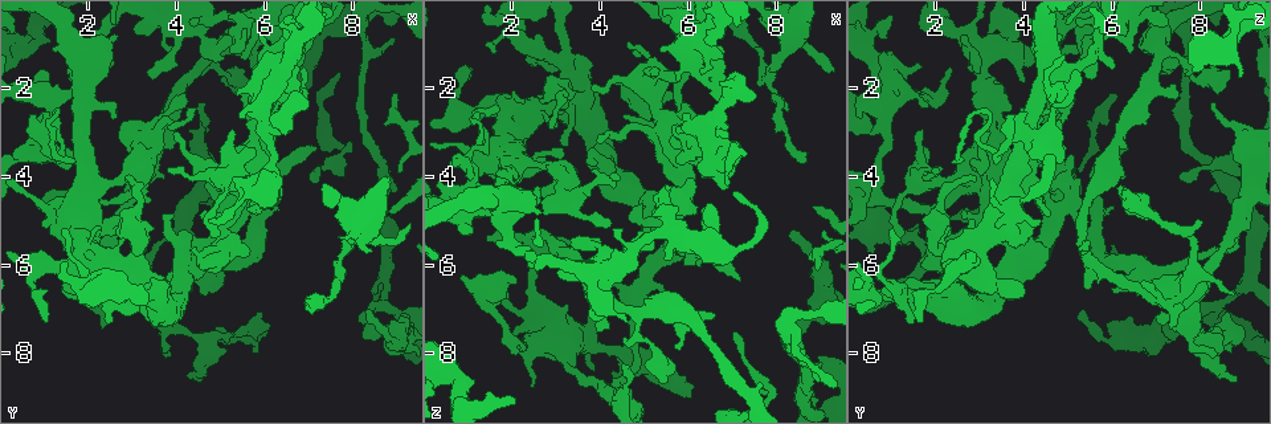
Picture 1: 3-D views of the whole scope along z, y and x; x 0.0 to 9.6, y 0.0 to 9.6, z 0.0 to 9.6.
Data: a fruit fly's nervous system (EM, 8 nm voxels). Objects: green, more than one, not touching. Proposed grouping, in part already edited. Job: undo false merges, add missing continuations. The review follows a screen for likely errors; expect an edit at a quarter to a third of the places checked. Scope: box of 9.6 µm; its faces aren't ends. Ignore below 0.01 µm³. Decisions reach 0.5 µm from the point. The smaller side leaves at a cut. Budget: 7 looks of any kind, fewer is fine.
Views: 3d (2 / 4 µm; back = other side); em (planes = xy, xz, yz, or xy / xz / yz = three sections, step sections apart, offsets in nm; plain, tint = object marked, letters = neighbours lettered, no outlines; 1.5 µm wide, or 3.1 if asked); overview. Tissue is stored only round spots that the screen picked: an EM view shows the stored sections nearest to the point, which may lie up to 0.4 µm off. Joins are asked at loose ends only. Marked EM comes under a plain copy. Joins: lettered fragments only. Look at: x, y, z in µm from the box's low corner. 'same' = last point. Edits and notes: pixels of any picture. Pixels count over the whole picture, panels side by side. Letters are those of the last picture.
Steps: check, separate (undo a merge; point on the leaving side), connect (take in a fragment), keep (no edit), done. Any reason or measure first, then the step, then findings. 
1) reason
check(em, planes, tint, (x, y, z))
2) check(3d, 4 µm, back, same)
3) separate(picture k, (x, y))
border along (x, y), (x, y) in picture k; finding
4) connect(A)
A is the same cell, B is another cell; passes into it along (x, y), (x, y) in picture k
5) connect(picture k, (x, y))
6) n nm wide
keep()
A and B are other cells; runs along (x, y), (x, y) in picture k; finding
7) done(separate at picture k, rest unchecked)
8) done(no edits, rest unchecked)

branch stops here
check(em, xz, step 8, letters, (6.30, 4.75, 6.10))

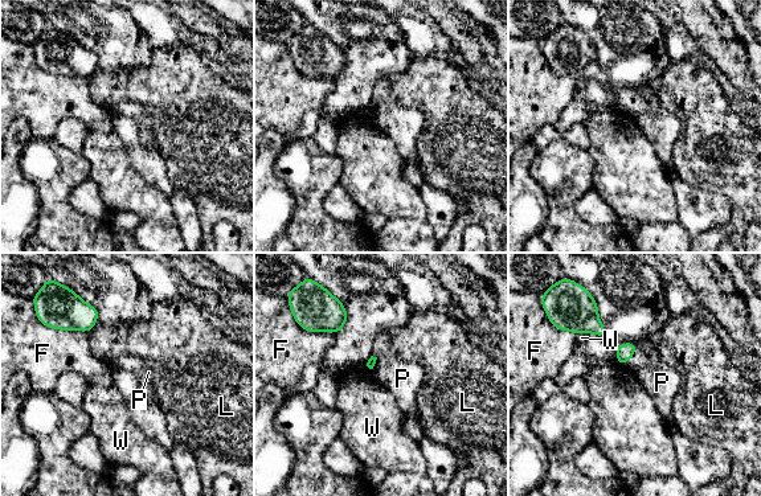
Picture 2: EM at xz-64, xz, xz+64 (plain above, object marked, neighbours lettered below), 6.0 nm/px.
keep()
F, L, P and W are other cells; border along (586, 332), (576, 335) in picture 2; none of them fits

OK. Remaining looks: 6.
arms part here
check(em, xy, step 8, tint, (7.90, 5.70, 1.80))

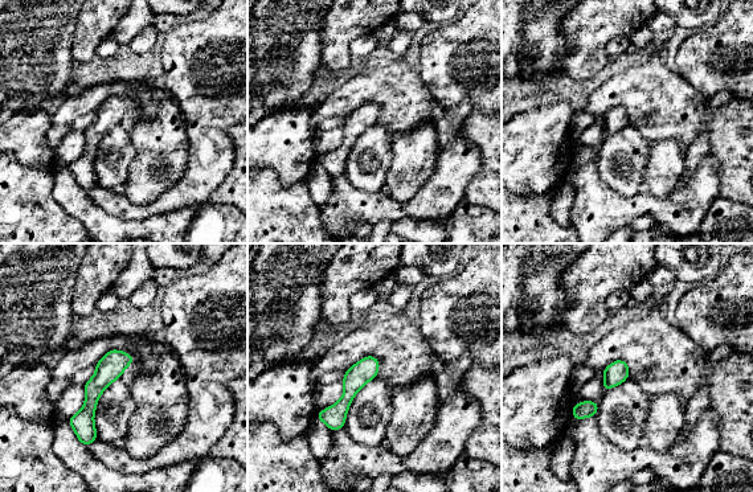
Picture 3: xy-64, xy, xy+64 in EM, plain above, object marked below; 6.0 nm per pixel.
what lies round it
check(em, xy, step 8, letters, same)

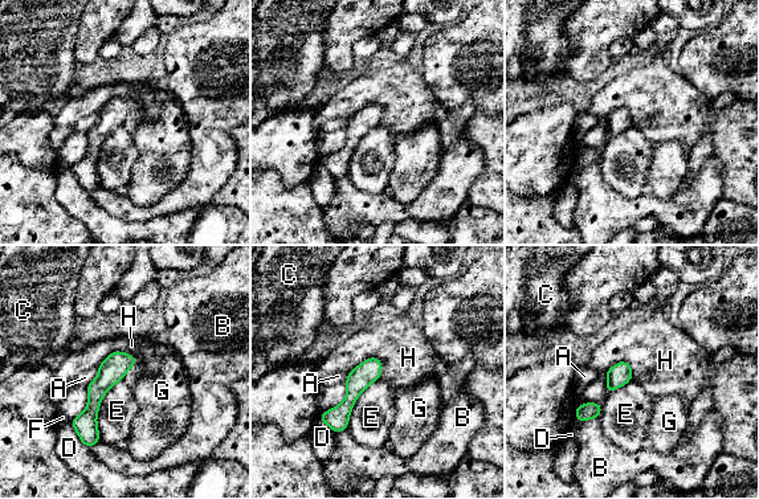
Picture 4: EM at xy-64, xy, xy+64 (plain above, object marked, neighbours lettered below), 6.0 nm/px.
140 nm wide
keep()
A, B, C, D, E, F, G and H are other cells; border along (122, 379), (100, 404), (100, 440) in picture 4; one neuron here

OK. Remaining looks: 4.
check(3d, 4 µm, back, (3.95, 3.00, 3.20))

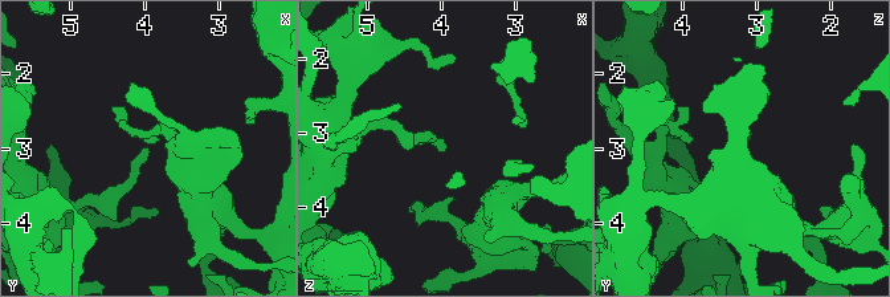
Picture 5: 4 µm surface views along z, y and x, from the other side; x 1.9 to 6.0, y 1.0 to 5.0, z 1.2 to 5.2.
shape alone is not enough
check(em, planes, letters, (3.95, 3.00, 3.25))

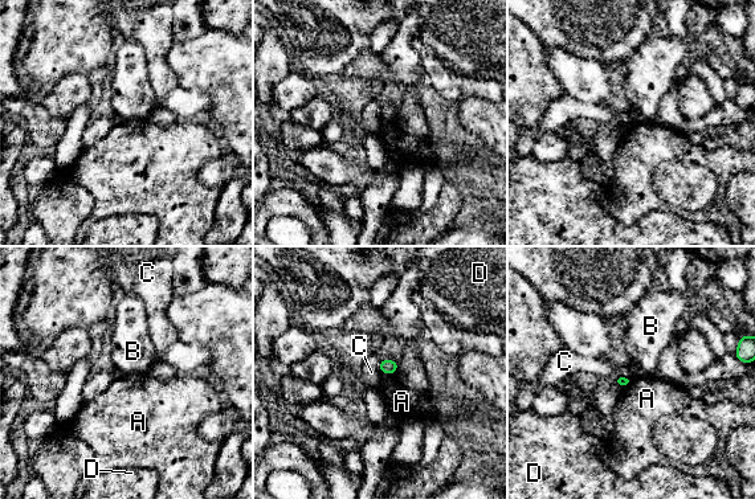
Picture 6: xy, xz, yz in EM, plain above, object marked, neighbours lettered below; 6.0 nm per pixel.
keep()
A, B, C and D are other cells; no lettered fragment goes on from it

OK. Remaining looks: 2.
done(no edits, rest unchecked)

